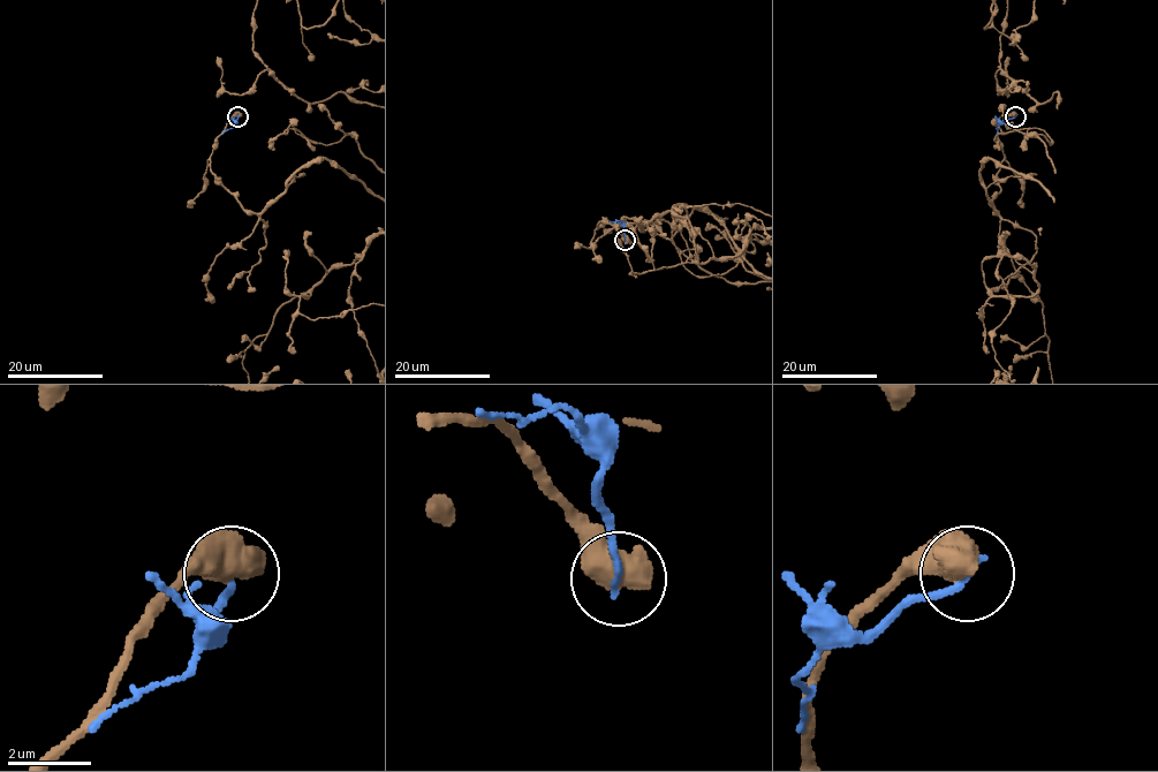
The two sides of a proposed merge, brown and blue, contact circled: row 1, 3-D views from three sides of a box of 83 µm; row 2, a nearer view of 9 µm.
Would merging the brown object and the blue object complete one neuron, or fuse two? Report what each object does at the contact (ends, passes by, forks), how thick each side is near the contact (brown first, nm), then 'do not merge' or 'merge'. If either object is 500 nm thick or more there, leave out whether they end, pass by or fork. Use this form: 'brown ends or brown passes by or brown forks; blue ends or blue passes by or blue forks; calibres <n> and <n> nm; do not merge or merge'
calibres 900 and 170 nm; do not merge

